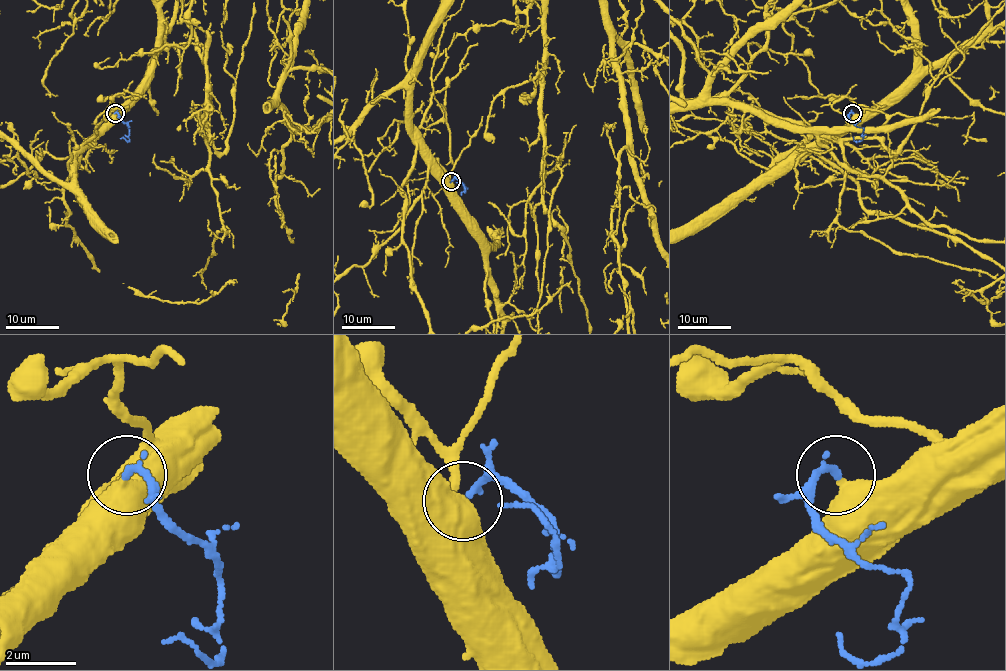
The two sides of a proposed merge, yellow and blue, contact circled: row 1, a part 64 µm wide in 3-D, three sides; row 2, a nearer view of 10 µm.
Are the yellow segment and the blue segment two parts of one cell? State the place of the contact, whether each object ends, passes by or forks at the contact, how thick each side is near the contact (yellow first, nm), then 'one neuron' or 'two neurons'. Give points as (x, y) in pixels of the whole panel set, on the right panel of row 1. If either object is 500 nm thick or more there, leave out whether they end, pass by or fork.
place (852, 113); calibres 600 and 220 nm; one neuron

